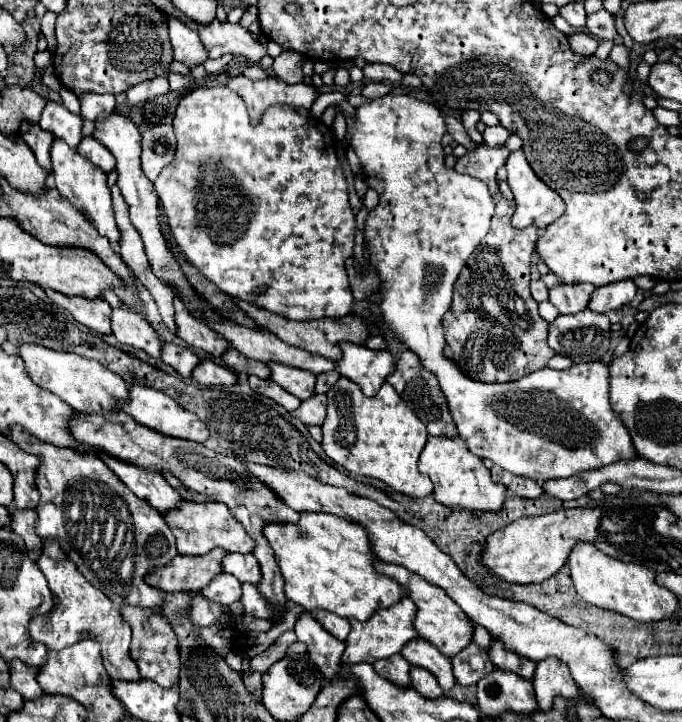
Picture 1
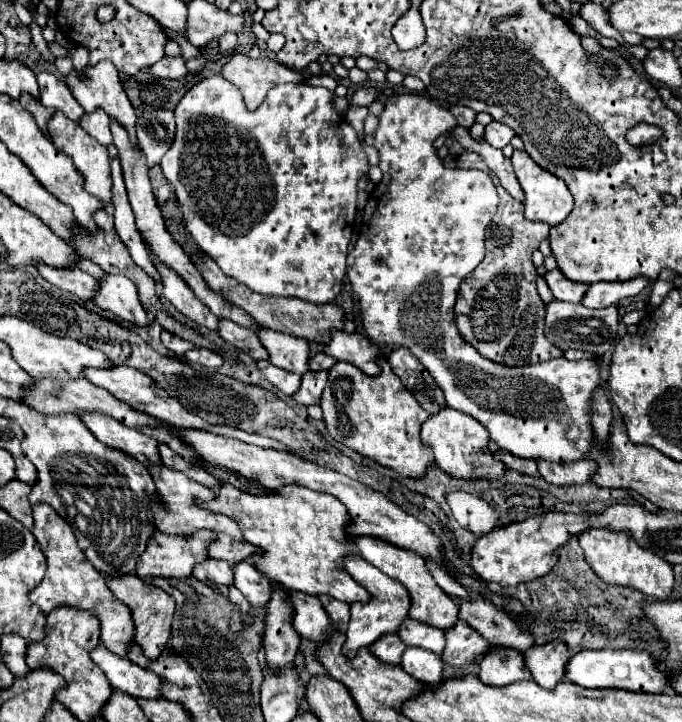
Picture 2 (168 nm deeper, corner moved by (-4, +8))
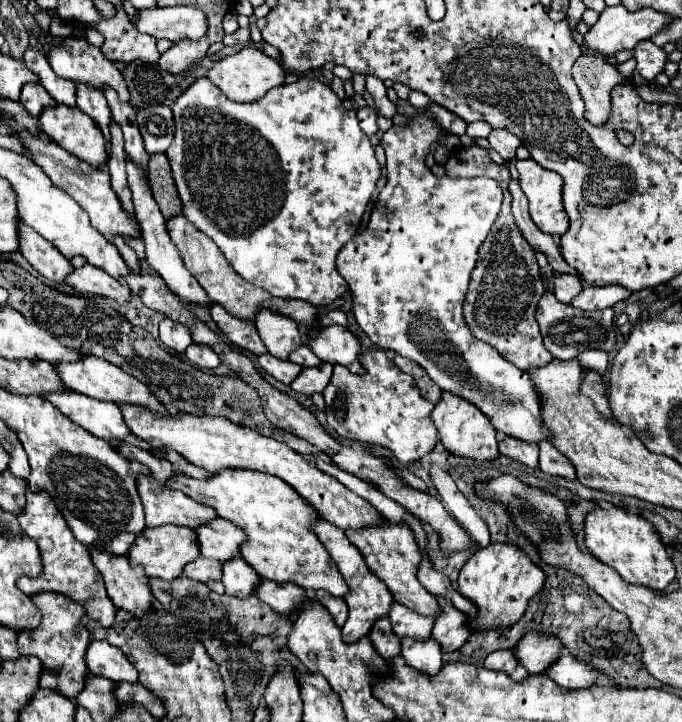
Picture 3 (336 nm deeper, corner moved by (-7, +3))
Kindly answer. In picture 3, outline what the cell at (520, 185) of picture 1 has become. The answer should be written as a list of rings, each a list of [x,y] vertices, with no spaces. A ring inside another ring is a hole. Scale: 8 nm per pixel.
[[[533,159],[519,161],[519,183],[529,199],[533,223],[549,235],[563,235],[569,227],[569,217],[563,209],[563,179],[555,171],[543,169]]]

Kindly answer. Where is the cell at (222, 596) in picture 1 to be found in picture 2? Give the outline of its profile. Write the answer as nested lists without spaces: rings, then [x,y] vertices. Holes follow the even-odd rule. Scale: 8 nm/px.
[[[206,558],[204,562],[196,564],[192,570],[192,576],[202,580],[204,584],[212,586],[232,586],[232,566],[224,560],[212,560]]]

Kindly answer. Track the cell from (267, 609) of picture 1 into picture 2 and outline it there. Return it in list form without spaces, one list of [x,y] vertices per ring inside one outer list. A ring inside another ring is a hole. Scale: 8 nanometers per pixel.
[[[238,562],[232,566],[234,570],[234,586],[244,594],[244,598],[252,606],[266,604],[272,596],[272,584],[266,576],[260,576],[256,572],[256,566],[252,562]]]

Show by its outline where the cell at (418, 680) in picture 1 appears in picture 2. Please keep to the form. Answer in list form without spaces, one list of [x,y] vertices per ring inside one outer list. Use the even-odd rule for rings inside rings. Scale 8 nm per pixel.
[[[406,648],[400,666],[422,684],[436,686],[442,680],[442,658],[424,648]]]

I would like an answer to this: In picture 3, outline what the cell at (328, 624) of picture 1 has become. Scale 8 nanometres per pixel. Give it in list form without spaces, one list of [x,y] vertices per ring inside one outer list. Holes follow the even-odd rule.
[[[315,591],[315,597],[317,597],[317,601],[323,603],[323,607],[331,613],[331,617],[335,619],[335,623],[337,623],[339,627],[343,627],[345,621],[347,621],[347,615],[349,615],[349,609],[347,609],[345,599],[331,597],[329,593],[323,593],[323,591]]]

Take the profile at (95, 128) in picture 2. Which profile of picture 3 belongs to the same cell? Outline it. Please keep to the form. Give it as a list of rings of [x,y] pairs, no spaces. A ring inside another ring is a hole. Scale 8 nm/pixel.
[[[77,85],[77,107],[99,125],[105,141],[109,141],[111,139],[109,135],[111,113],[107,109],[107,99],[103,97],[103,93],[87,85]]]

